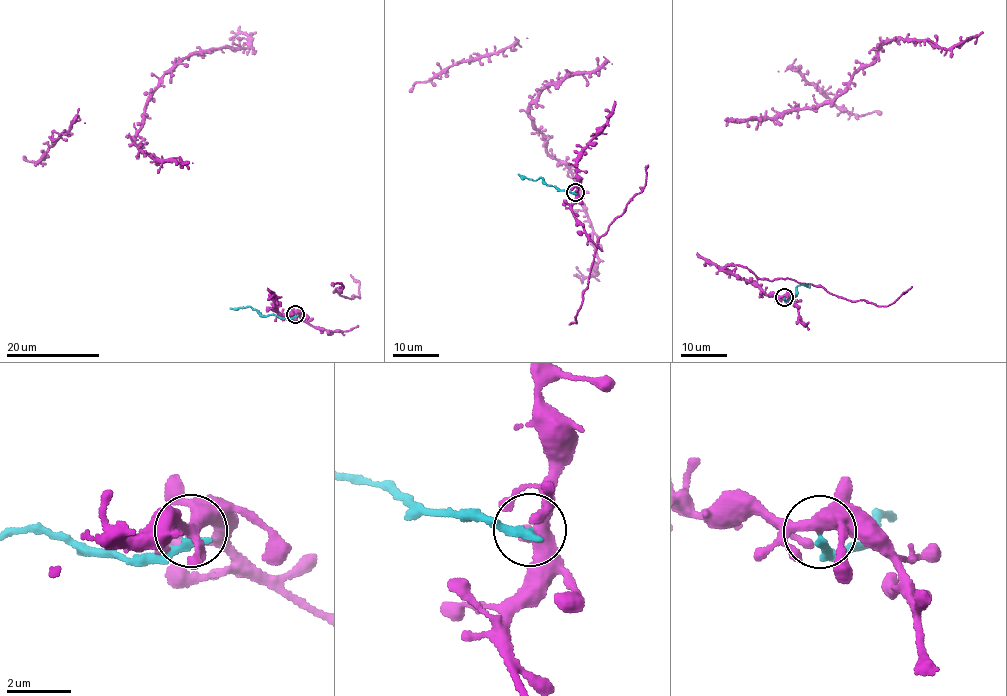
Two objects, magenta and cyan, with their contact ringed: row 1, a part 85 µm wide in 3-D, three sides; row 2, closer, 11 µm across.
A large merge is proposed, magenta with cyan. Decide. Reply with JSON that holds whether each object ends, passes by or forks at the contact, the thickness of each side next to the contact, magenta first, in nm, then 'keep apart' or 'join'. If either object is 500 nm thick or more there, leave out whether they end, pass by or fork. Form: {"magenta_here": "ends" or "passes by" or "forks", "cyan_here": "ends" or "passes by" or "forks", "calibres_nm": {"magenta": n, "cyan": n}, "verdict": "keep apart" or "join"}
{"magenta_here": "forks", "cyan_here": "ends", "calibres_nm": {"magenta": 360, "cyan": 280}, "verdict": "keep apart"}

